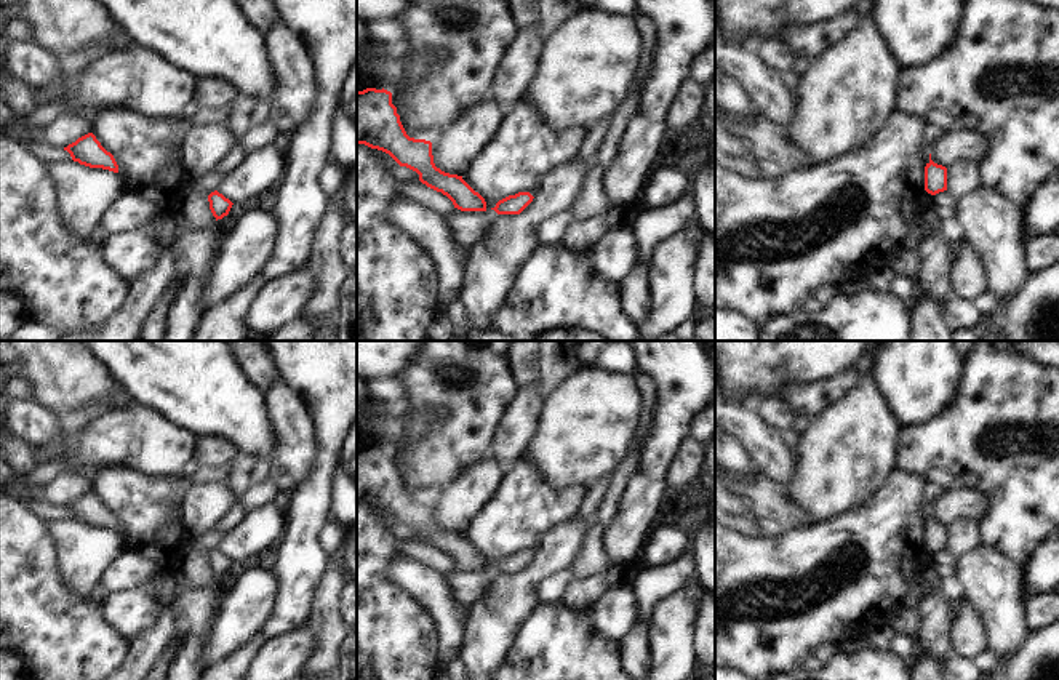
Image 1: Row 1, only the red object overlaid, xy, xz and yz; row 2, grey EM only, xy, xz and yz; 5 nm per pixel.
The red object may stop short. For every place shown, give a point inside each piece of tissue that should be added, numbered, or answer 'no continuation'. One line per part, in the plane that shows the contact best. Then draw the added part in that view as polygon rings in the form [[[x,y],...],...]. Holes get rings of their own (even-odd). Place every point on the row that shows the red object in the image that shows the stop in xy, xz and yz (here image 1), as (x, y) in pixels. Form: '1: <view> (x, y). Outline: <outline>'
1: yz (931, 132). Outline: [[[926,123],[926,126],[925,126],[925,146],[921,149],[925,163],[929,163],[931,146],[942,133],[944,133],[942,128],[939,128],[937,125]]]

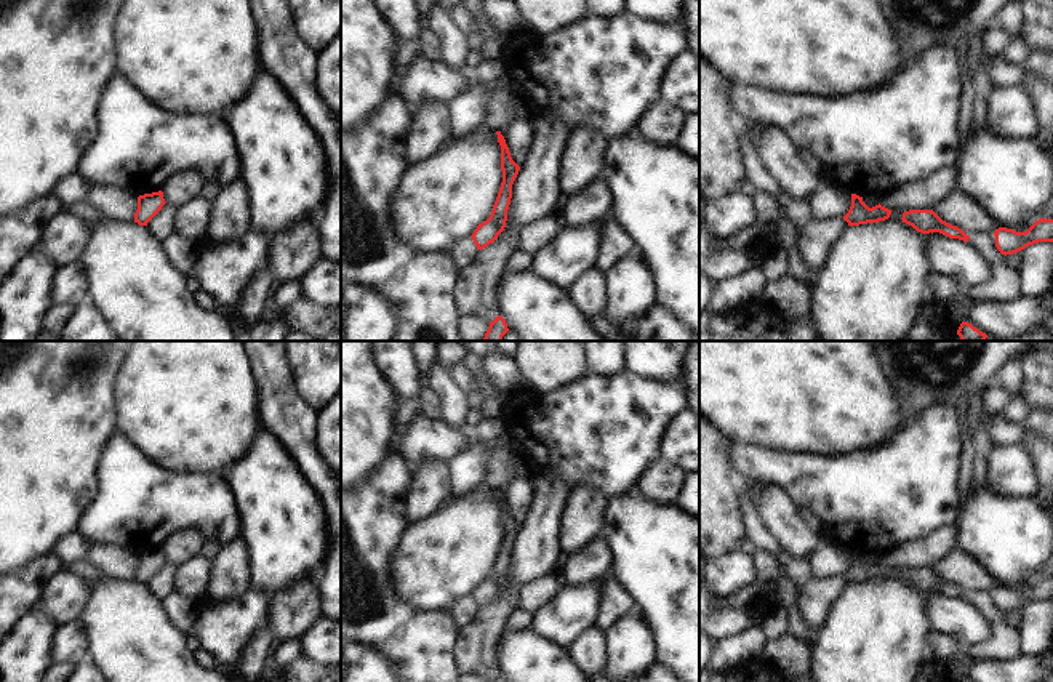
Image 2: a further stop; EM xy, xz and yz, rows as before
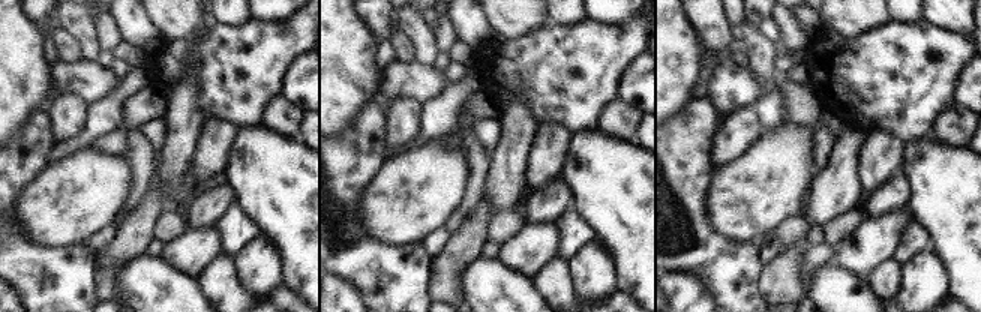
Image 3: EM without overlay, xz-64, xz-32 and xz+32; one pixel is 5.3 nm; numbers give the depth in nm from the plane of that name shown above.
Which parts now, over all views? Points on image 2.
1: yz (816, 239). Outline: [[[834,218],[811,221],[799,229],[797,248],[816,272],[824,267],[829,253],[847,227],[848,223],[843,218]]]

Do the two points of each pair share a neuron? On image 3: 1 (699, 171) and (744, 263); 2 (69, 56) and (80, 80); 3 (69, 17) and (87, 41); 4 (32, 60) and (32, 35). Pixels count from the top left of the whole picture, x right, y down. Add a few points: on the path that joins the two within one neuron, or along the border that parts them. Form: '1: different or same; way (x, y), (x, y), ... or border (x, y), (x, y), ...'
1: same; way (693, 198), (695, 228), (717, 251)
2: different; border (57, 59), (66, 63), (80, 62)
3: same; way (75, 23), (86, 35)
4: same; way (32, 54), (32, 41)

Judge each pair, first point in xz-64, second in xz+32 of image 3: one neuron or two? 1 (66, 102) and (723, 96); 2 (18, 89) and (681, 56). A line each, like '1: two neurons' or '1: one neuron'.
1: two neurons
2: one neuron

